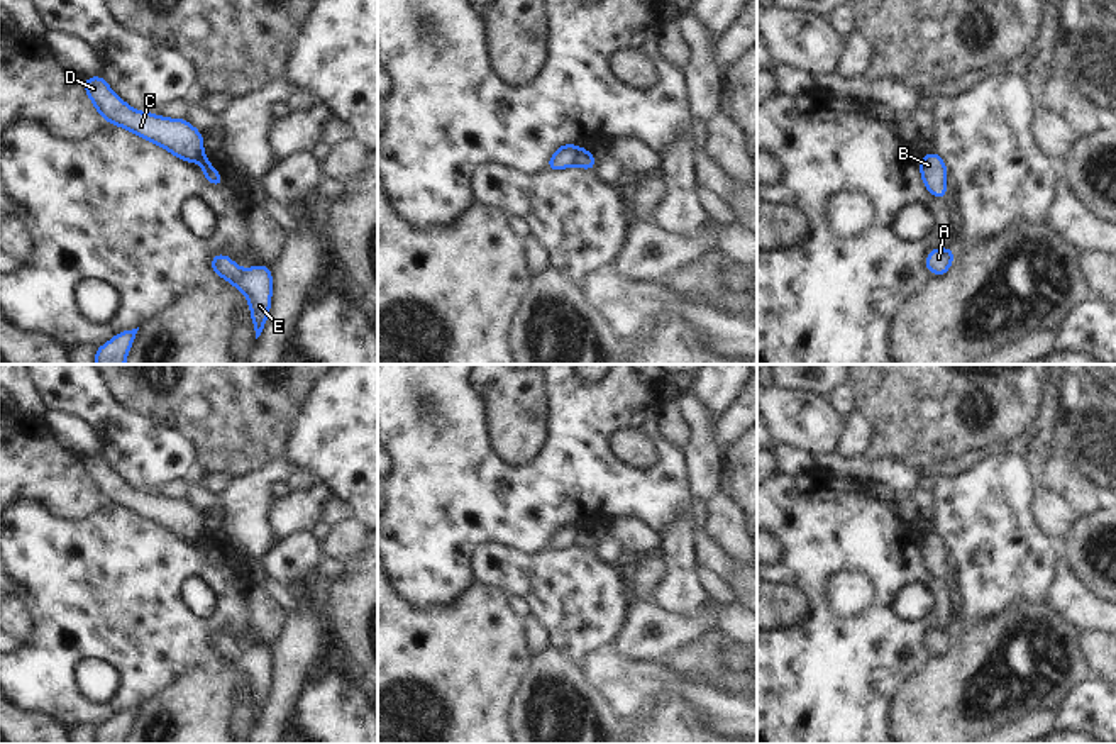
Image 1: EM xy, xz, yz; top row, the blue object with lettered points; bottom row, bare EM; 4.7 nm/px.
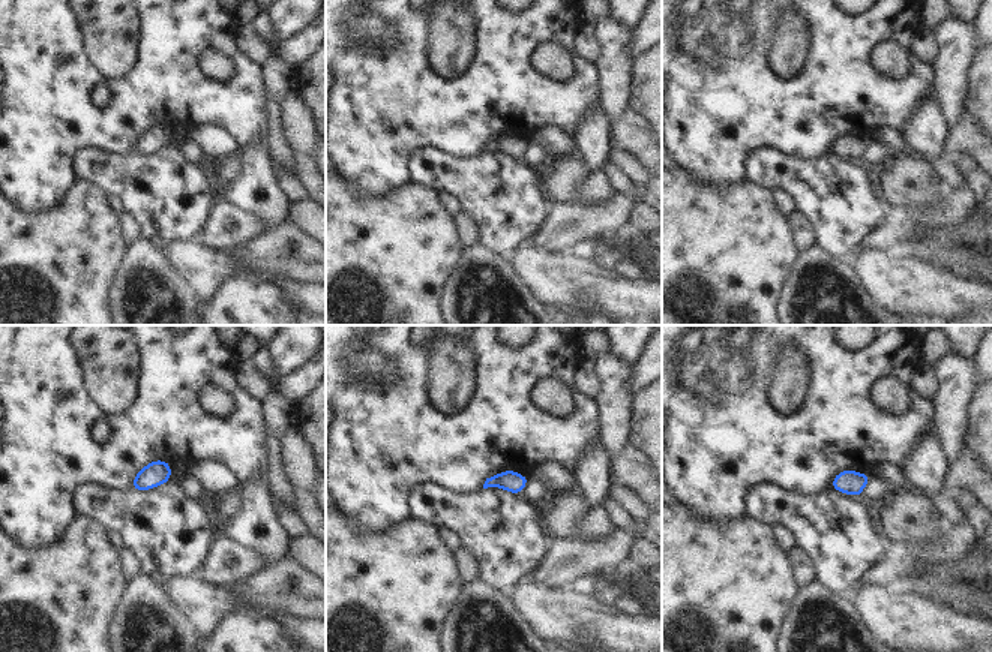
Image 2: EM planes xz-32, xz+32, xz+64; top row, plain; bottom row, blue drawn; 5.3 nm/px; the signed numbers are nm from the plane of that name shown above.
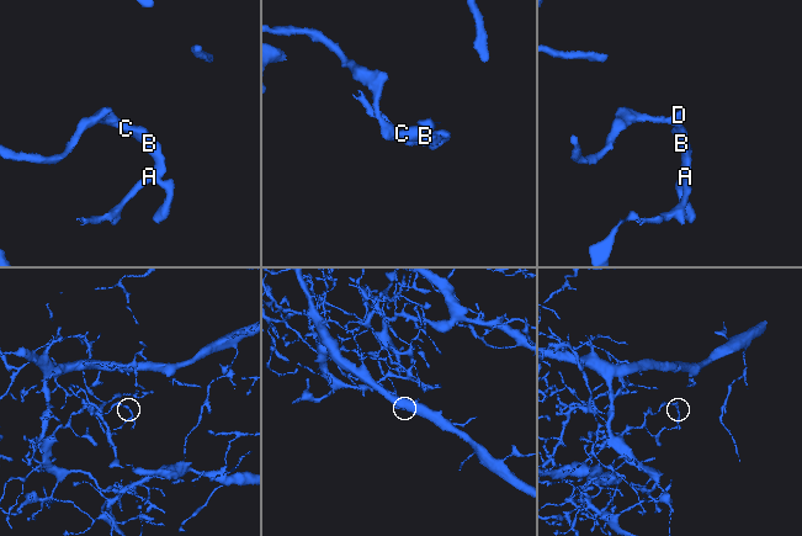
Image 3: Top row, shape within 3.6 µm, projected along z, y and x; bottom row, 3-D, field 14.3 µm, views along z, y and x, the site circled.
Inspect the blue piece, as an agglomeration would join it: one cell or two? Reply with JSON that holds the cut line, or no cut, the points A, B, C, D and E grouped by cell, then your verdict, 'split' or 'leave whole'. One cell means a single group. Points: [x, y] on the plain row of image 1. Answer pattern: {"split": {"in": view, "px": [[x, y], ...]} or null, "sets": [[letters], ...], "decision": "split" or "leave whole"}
{"split": {"in": "xz", "px": [[585, 527], [574, 543]]}, "sets": [["A", "B", "E"], ["C", "D"]], "decision": "split"}

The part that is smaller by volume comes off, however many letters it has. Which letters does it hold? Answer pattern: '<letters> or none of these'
A, B, E

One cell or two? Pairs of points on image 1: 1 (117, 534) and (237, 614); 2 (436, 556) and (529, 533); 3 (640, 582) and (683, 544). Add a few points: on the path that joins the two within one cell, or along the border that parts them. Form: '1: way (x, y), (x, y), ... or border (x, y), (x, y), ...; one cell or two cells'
1: way (149, 556), (188, 560), (215, 582); one cell
2: way (459, 533), (505, 531); one cell
3: border (657, 553), (664, 561), (664, 575), (649, 599); two cells

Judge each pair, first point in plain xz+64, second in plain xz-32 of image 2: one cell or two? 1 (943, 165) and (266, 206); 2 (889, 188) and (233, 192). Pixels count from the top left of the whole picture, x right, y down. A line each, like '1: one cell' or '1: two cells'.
1: two cells
2: two cells

